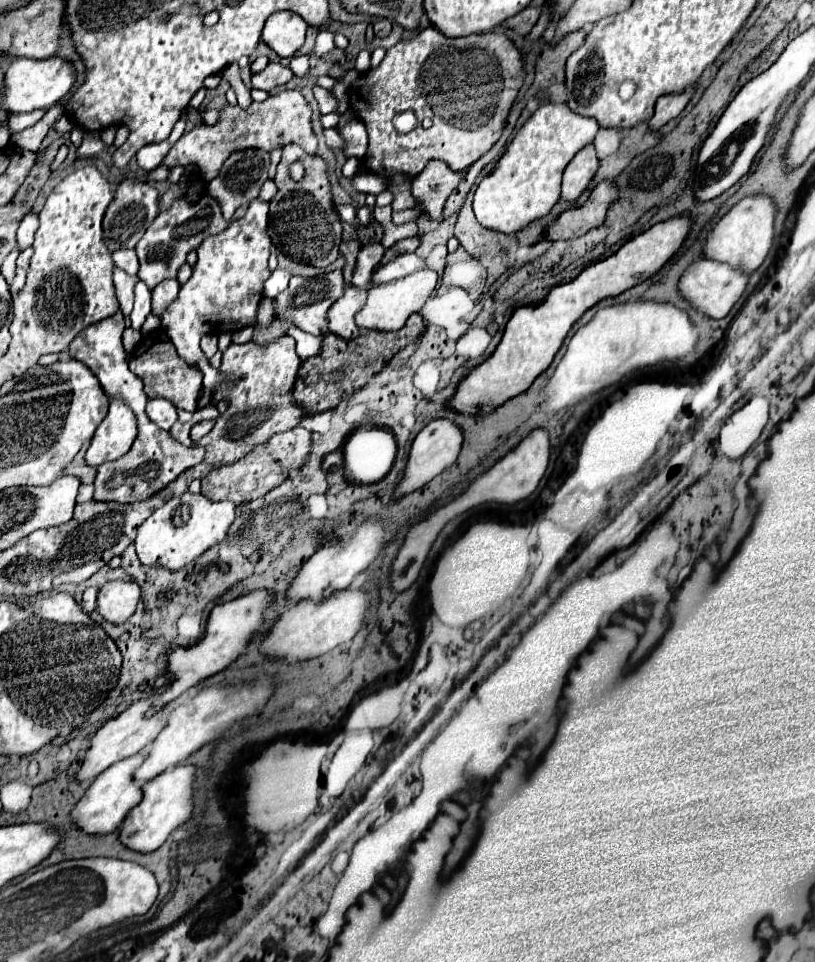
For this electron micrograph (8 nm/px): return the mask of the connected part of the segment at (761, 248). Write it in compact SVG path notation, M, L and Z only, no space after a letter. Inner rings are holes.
M755 194L755 196L743 198L709 232L707 244L703 246L703 254L713 260L739 264L741 268L747 268L749 272L757 270L773 246L775 216L777 216L777 204L773 196Z

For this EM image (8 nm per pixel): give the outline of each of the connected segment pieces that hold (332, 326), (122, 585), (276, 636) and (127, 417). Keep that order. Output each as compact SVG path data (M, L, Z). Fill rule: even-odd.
M345 288L345 294L331 306L329 312L329 330L345 340L353 340L359 336L359 328L355 324L355 314L365 306L367 292L363 288Z
M113 580L107 582L97 596L97 610L109 622L125 622L137 608L141 598L141 588L131 580Z
M365 588L335 590L325 600L301 600L299 604L289 606L273 624L263 644L263 652L287 660L309 660L327 654L335 646L353 640L353 636L363 628L367 610L369 610L369 592Z
M119 396L111 398L109 414L97 428L91 446L85 454L87 464L101 466L103 462L111 462L127 454L137 438L137 430L137 416L131 412L129 404Z

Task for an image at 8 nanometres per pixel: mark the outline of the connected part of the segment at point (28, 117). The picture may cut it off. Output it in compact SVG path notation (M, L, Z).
M27 112L27 114L9 114L9 120L7 120L7 126L9 126L9 132L11 134L17 134L17 132L23 132L25 128L31 128L31 124L39 122L41 120L41 112Z

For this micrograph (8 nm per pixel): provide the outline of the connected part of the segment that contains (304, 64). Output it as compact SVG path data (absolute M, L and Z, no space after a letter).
M295 56L289 64L289 68L293 70L295 76L307 76L309 70L311 70L311 64L309 64L309 58L307 56Z

